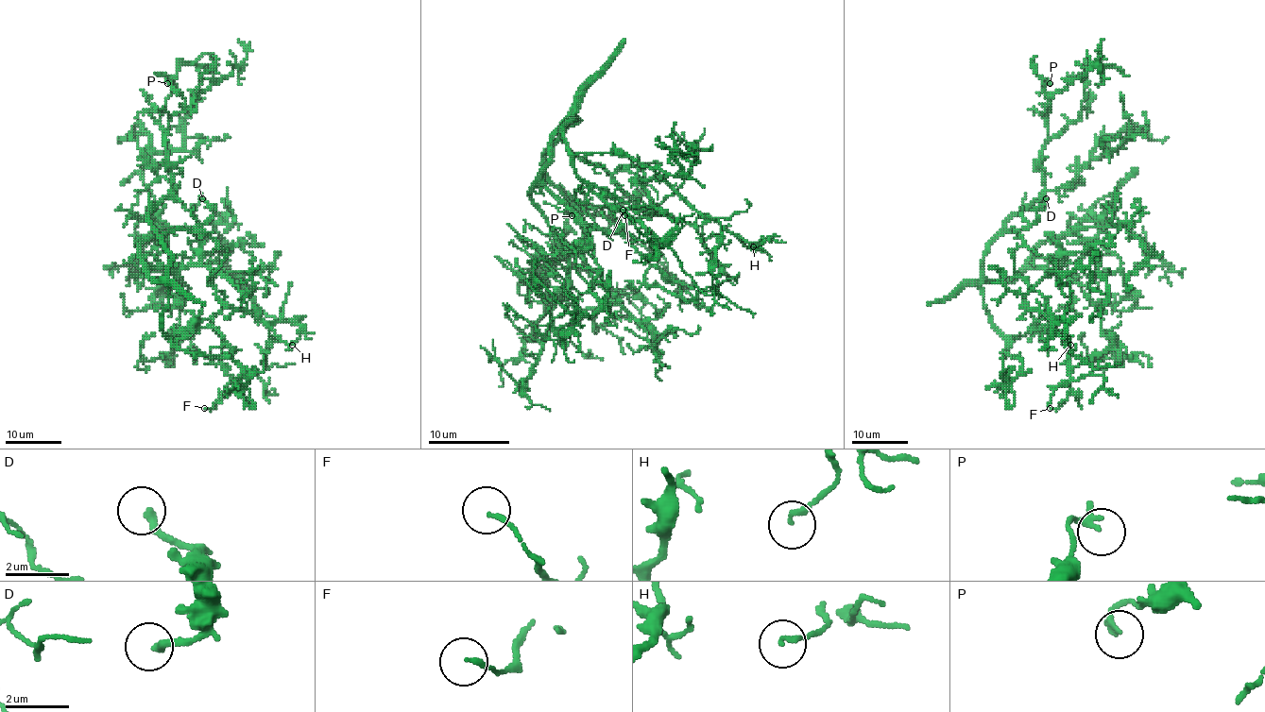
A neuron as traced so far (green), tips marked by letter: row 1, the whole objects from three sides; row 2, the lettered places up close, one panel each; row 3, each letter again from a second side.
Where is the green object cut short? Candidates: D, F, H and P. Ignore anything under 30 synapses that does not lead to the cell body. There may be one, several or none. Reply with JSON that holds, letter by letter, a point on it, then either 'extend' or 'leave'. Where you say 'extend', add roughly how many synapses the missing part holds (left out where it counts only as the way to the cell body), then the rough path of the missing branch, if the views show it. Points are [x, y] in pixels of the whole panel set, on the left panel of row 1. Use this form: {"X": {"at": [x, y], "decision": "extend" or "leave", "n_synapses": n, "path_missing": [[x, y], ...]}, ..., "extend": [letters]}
{"D": {"at": [202, 198], "decision": "leave"}, "F": {"at": [204, 408], "decision": "leave"}, "H": {"at": [292, 345], "decision": "leave"}, "P": {"at": [167, 83], "decision": "leave"}, "extend": []}

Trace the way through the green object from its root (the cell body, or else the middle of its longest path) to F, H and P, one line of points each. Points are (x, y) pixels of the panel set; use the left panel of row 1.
F: (169, 288), (162, 314), (167, 338), (213, 328), (222, 339), (222, 365), (233, 380), (211, 409), (204, 408)
H: (169, 288), (167, 338), (213, 318), (219, 290), (221, 300), (264, 323), (295, 323), (300, 336), (292, 345)
P: (169, 288), (170, 257), (149, 220), (149, 212), (170, 188), (167, 121), (184, 109), (184, 99), (167, 83)

